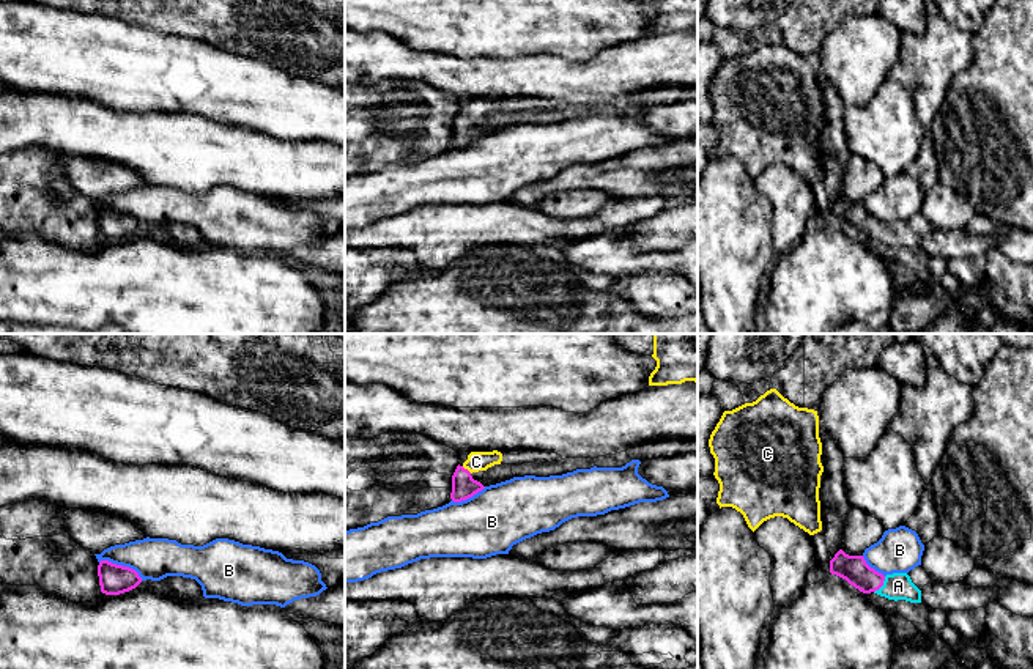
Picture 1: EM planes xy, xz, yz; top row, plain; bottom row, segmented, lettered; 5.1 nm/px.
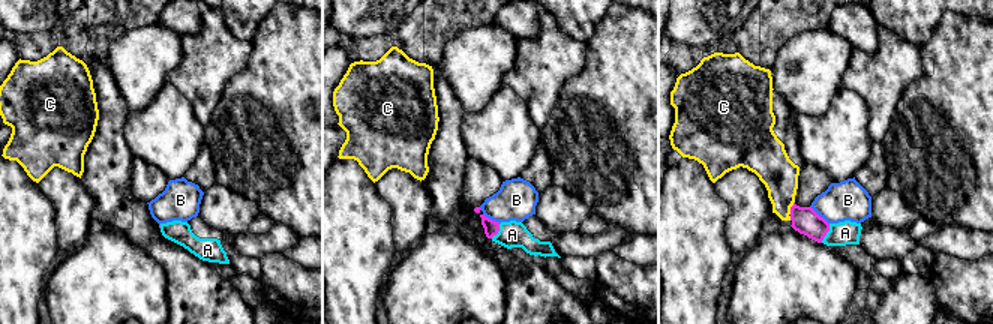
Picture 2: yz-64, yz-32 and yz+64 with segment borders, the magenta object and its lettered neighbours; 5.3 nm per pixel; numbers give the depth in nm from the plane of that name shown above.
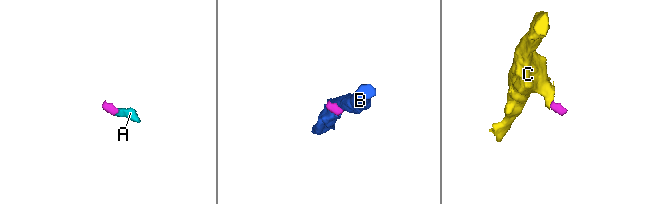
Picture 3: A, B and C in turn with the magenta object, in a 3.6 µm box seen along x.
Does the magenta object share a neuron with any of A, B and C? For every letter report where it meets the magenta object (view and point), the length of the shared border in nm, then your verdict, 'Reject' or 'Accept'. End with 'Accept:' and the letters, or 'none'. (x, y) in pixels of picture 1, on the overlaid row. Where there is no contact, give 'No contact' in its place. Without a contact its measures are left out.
A: Touches magenta at yz (882, 584). Shared border 110 nm. Accept
B: Touches magenta at xy (122, 565). Shared border 240 nm. Reject
C: Touches magenta at xz (466, 469). Shared border 70 nm. Accept
Accept: A, C

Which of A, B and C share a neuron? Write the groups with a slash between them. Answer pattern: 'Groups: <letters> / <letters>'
Groups: A C / B

